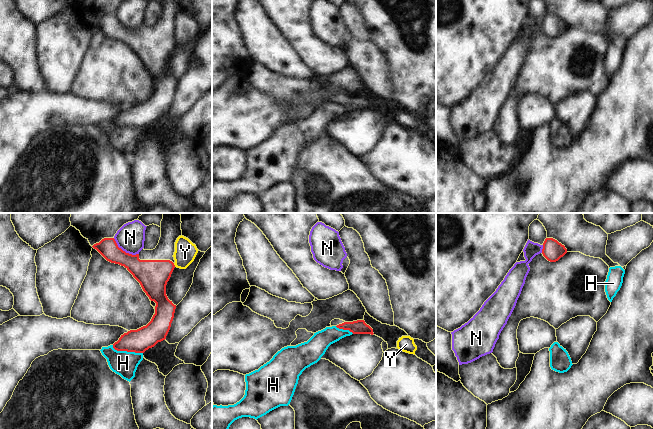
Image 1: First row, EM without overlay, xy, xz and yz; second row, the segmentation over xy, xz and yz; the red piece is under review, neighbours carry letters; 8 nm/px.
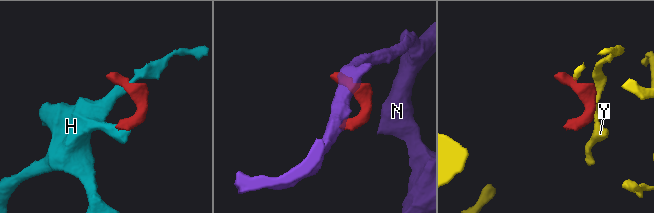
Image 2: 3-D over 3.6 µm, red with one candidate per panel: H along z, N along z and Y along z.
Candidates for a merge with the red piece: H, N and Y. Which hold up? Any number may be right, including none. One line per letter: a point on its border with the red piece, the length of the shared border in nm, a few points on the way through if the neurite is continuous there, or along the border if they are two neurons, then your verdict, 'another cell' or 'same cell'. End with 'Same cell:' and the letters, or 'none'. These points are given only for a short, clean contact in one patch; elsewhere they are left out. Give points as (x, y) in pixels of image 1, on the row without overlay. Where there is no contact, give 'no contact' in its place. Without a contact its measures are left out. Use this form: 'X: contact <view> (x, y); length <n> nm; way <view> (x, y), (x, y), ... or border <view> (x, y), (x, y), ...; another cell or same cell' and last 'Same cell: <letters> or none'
H: contact xy (127, 127); length 260 nm; border xy (112, 121), (117, 126), (142, 129); another cell
N: contact xy (124, 27); length 240 nm; another cell
Y: contact xy (174, 41); length 40 nm; border xy (173, 39), (175, 42); another cell
Same cell: none

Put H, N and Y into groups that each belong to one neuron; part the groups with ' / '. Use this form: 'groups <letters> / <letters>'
groups H / N / Y

